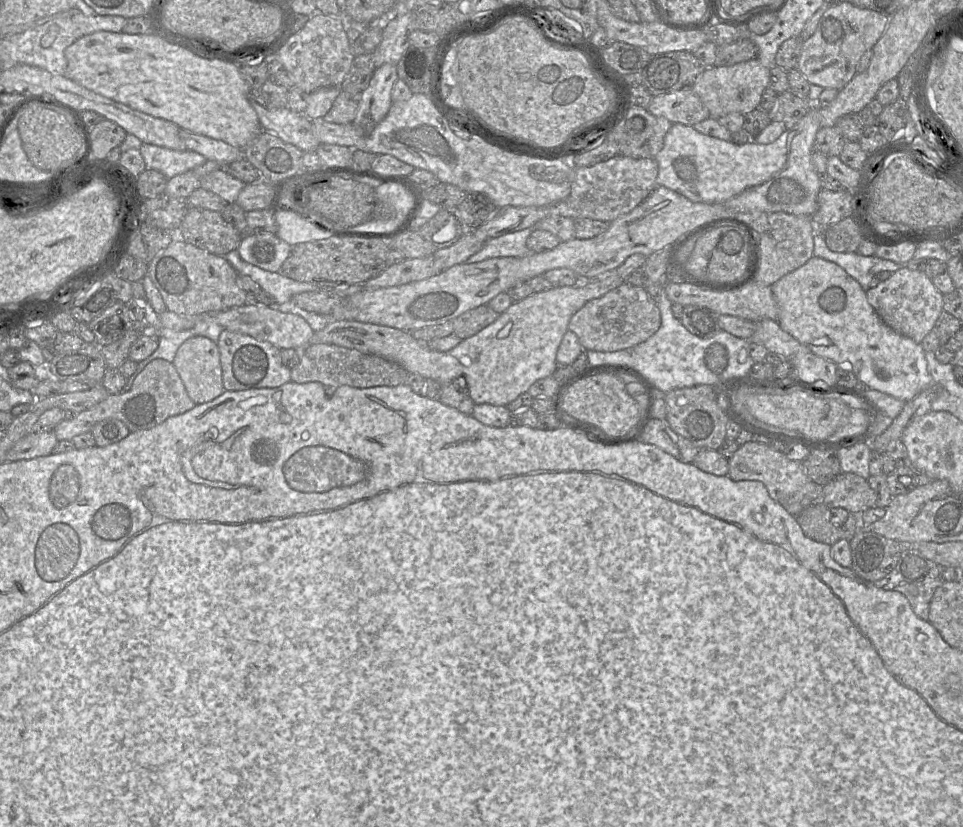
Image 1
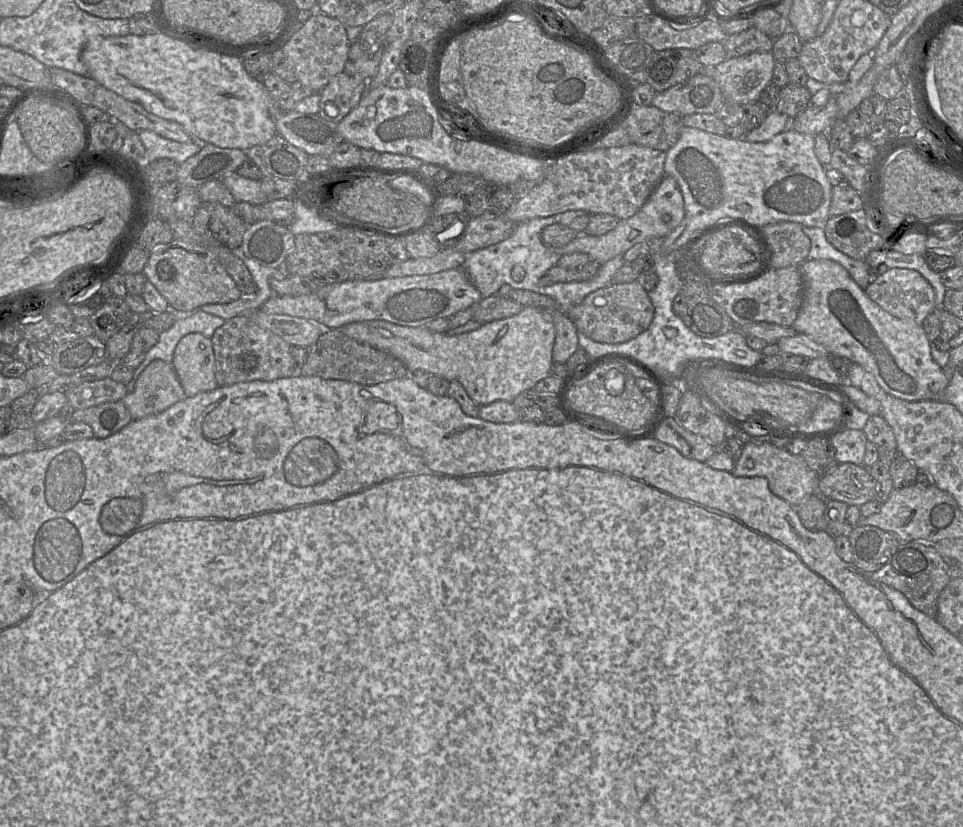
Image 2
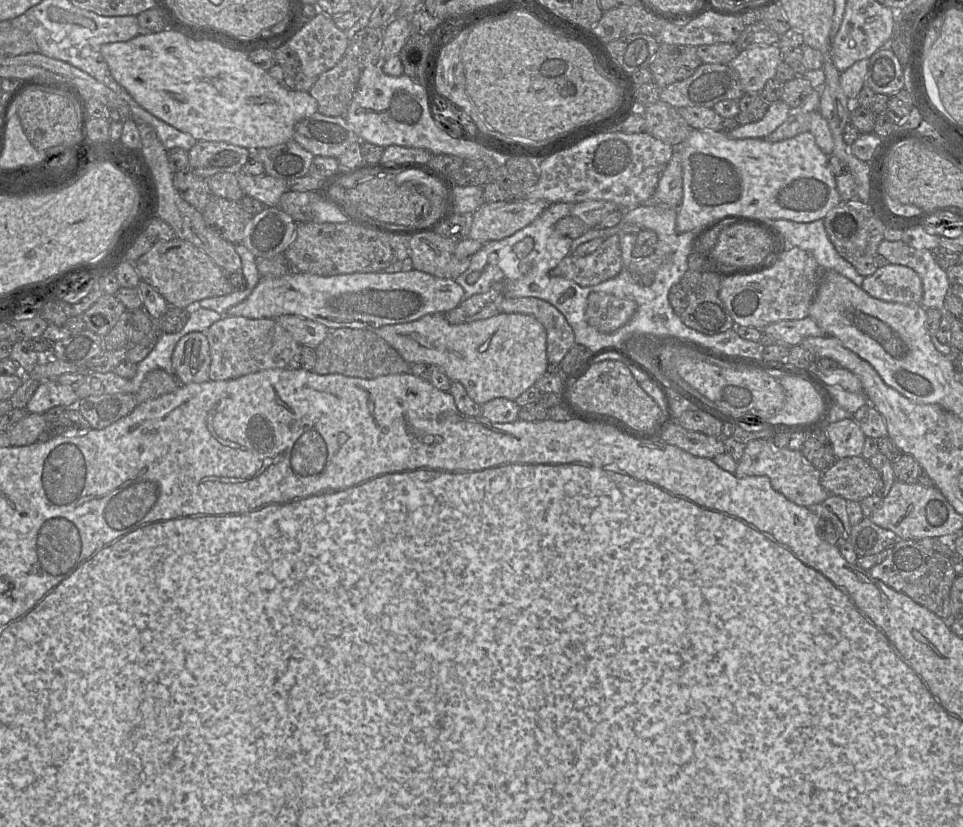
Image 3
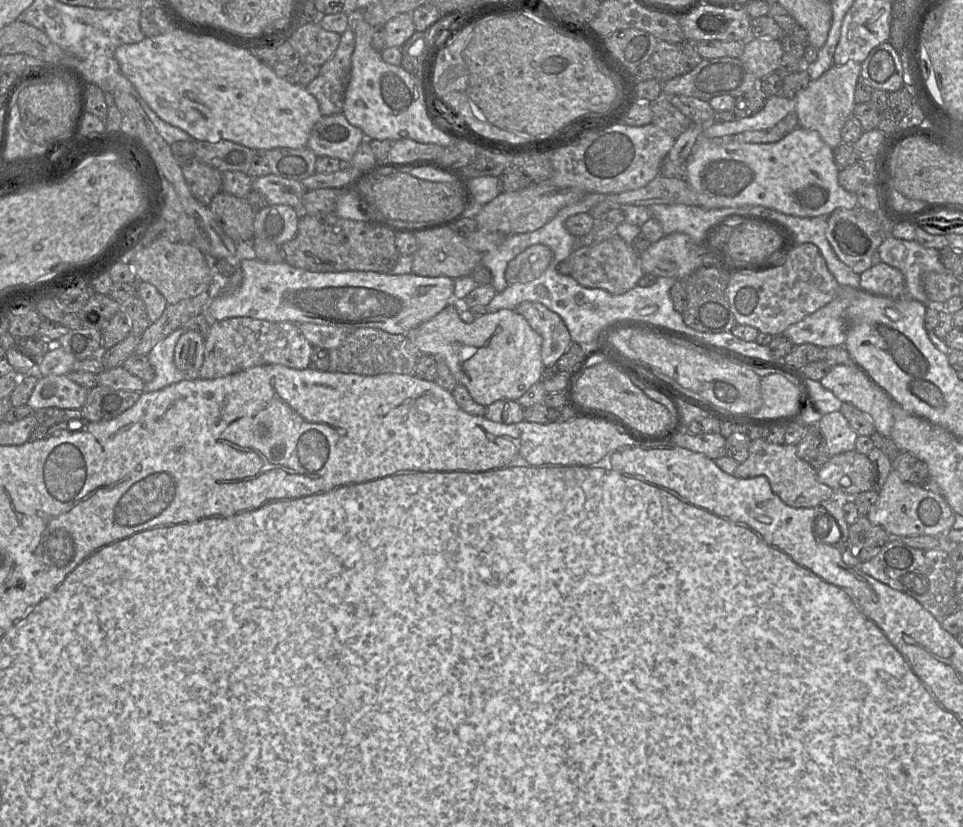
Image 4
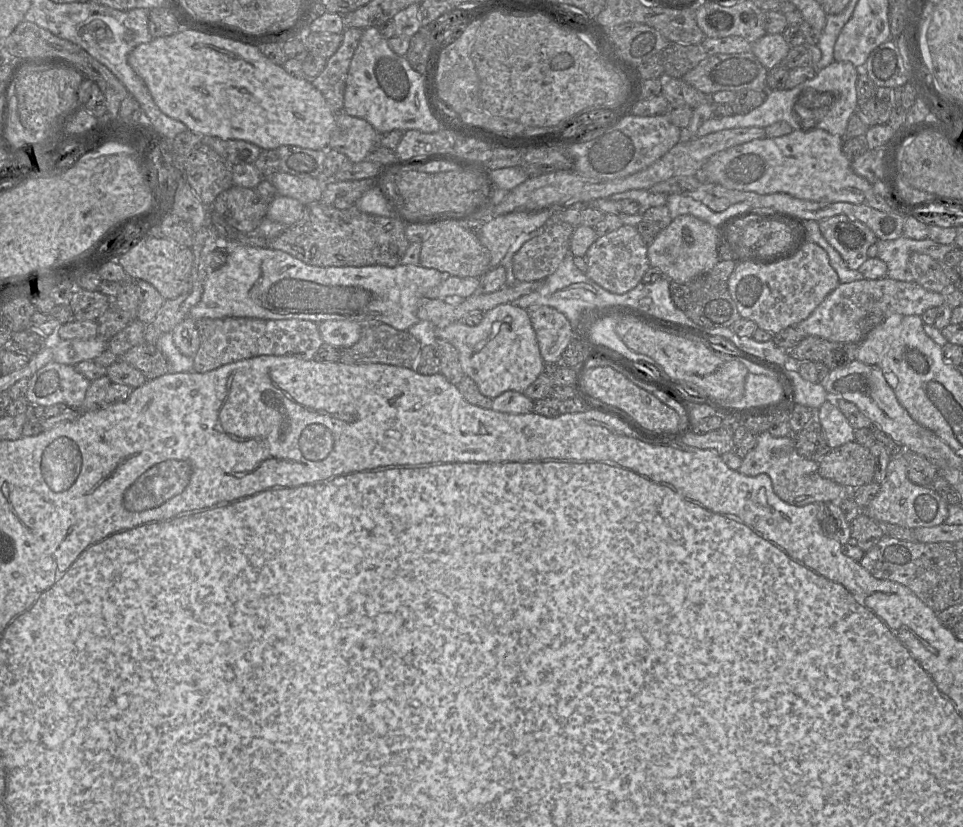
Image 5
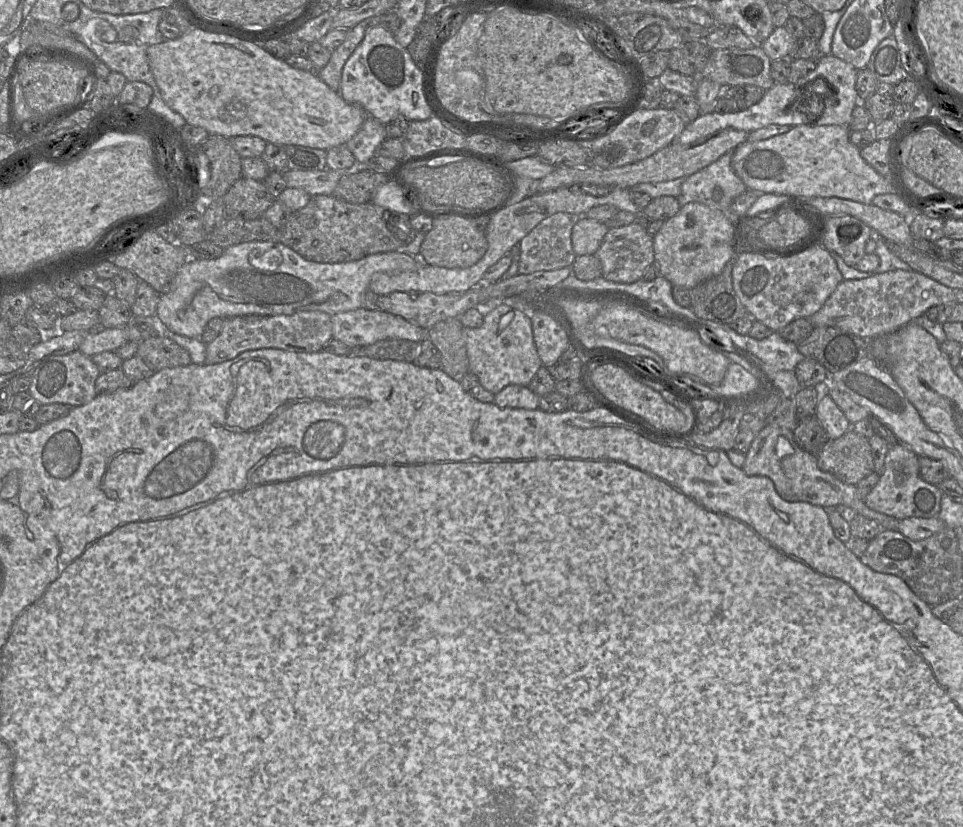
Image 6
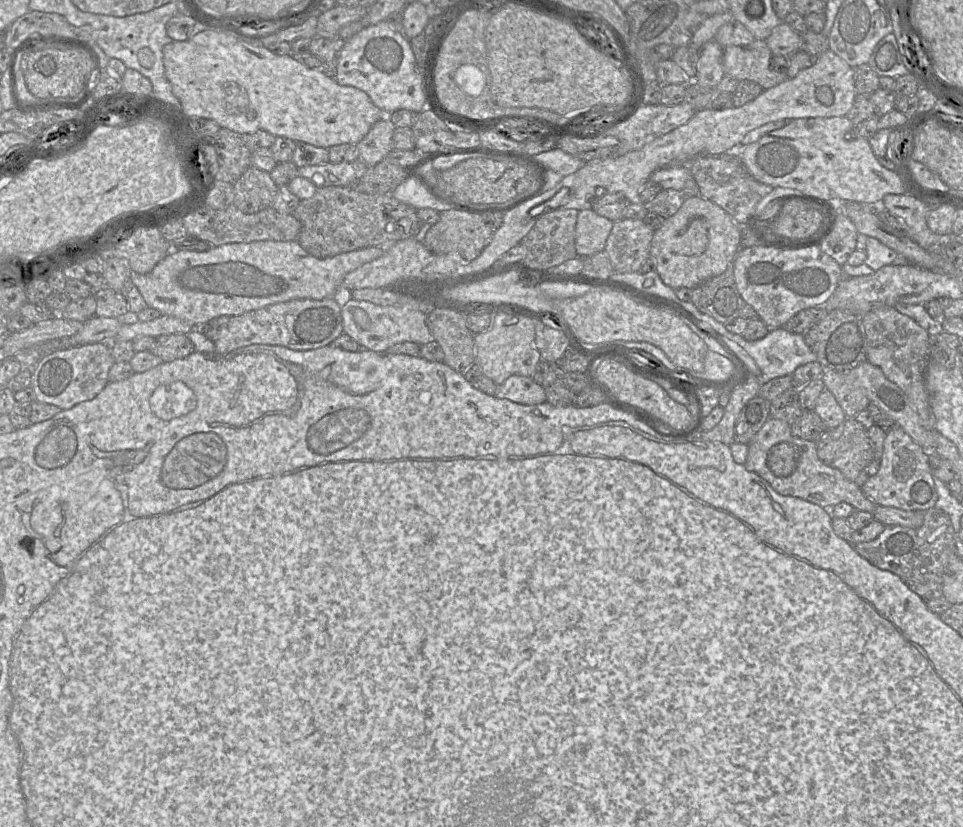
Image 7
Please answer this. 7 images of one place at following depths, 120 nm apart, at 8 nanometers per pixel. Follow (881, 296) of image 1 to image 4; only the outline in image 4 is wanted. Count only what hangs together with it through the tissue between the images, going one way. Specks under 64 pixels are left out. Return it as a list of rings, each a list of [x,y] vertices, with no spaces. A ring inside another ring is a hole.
[[[883,262],[873,265],[860,274],[860,289],[891,299],[907,297],[903,273]]]

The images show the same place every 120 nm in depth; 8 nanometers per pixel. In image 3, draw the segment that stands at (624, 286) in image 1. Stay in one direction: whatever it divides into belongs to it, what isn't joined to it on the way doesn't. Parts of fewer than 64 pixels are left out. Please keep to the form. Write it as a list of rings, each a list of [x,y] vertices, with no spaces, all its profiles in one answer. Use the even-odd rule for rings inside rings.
[[[591,293],[587,298],[586,322],[601,333],[612,333],[624,326],[637,310],[633,299],[605,293]]]

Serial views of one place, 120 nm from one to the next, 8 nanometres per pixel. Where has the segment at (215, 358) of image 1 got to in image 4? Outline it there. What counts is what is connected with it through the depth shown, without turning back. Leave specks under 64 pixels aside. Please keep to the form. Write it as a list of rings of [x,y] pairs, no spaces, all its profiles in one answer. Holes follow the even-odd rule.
[[[194,330],[181,335],[174,350],[174,364],[187,378],[199,377],[204,361],[205,338]]]

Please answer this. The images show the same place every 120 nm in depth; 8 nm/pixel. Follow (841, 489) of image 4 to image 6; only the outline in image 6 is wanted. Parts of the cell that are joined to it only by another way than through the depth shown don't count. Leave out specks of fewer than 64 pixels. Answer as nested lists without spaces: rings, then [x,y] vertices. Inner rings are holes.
[[[852,428],[837,439],[830,440],[825,448],[818,454],[818,467],[833,474],[841,481],[856,485],[860,480],[874,472],[873,452],[867,439]]]

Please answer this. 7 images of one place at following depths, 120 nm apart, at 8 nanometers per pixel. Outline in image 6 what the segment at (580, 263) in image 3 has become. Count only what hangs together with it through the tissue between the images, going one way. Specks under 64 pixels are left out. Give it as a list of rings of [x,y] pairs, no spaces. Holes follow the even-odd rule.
[[[637,221],[622,227],[609,228],[594,255],[601,263],[602,277],[617,283],[633,283],[642,279],[646,268],[655,261],[653,236]]]

